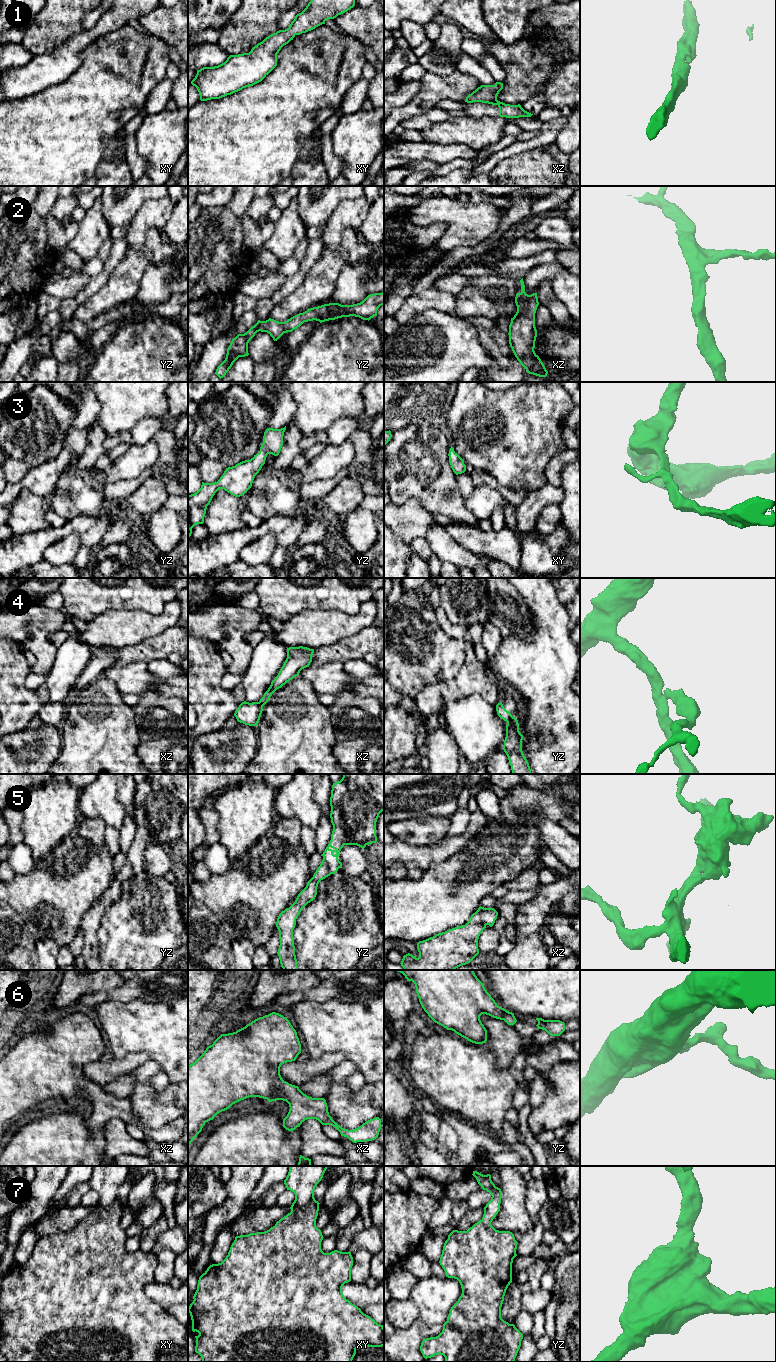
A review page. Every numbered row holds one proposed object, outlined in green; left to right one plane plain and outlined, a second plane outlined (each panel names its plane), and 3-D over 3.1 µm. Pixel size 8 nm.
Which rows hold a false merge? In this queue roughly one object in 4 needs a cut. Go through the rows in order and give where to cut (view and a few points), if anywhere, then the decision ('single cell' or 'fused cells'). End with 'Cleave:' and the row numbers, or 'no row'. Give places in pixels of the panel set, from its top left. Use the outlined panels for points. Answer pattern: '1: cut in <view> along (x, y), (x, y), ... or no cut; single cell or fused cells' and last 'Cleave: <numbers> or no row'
1: no cut; single cell
2: no cut; single cell
3: no cut; single cell
4: cut in yz along (513, 717), (507, 723); fused cells
5: no cut; single cell
6: no cut; single cell
7: no cut; single cell
Cleave: 4

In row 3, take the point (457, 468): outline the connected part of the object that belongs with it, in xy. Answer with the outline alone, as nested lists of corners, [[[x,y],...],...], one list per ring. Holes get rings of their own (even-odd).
[[[452,446],[449,450],[448,456],[451,468],[456,475],[462,474],[466,471],[464,460],[454,451],[454,448]]]

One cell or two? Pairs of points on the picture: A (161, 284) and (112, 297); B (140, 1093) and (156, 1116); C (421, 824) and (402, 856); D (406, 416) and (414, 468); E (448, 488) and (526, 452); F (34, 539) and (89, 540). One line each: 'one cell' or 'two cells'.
A: two cells
B: one cell
C: two cells
D: two cells
E: two cells
F: one cell

